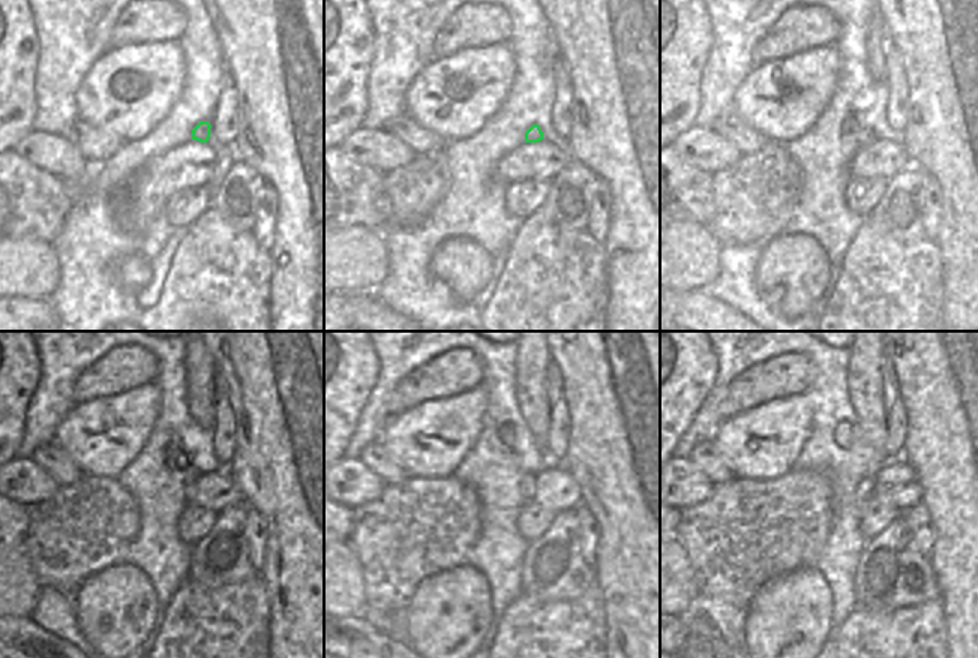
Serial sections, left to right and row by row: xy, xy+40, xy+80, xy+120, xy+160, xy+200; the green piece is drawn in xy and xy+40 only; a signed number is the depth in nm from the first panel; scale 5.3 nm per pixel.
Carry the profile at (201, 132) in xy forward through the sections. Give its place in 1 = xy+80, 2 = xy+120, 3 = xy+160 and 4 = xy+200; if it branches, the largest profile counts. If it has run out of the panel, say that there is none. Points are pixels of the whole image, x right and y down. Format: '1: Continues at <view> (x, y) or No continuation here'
1: Continues at xy+80 (866, 137)
2: Continues at xy+120 (192, 475)
3: Continues at xy+160 (528, 481)
4: Continues at xy+200 (864, 489)

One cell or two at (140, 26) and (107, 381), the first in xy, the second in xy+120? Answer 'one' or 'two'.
one

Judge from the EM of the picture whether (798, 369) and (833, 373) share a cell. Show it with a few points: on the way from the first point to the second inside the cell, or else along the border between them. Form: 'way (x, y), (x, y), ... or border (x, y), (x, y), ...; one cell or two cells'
border (788, 351), (812, 363), (813, 382), (803, 393); two cells

